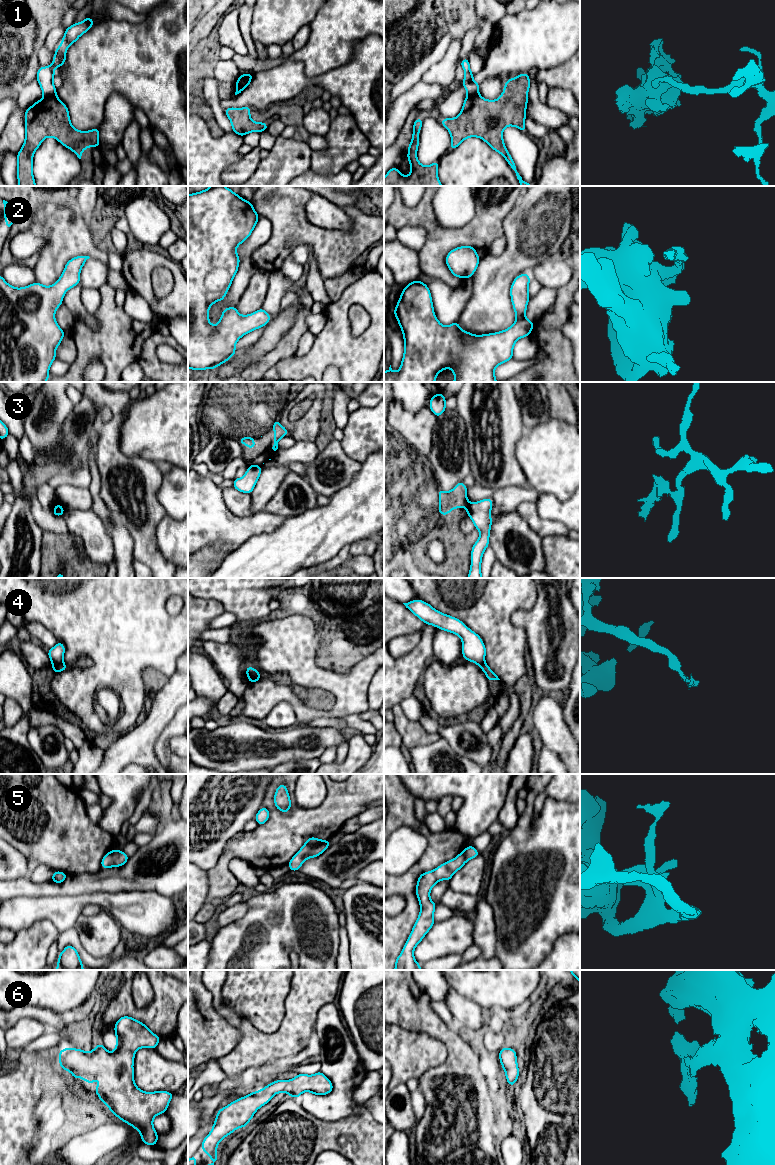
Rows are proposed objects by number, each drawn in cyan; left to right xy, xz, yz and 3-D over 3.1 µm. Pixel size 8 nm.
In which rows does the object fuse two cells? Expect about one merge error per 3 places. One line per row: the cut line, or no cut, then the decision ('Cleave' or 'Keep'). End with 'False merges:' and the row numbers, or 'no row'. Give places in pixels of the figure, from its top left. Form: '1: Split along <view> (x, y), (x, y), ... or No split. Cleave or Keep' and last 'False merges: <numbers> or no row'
1: Split along xy (55, 93), (44, 96). Cleave
2: No split. Keep
3: Split along yz (468, 503), (467, 512). Cleave
4: Split along xy (63, 662), (52, 666). Cleave
5: No split. Keep
6: No split. Keep
False merges: 1, 3, 4

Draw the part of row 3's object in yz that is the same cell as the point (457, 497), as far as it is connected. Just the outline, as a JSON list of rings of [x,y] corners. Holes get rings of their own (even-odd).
[[[459,482],[449,492],[438,489],[439,494],[439,515],[449,515],[451,509],[457,509],[462,506],[468,512],[469,504],[467,498],[467,487],[463,482]]]

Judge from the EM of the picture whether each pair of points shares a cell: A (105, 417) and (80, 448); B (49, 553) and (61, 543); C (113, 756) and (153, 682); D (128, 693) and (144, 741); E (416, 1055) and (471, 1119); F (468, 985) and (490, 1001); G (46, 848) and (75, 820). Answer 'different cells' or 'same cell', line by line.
A: different cells
B: same cell
C: different cells
D: different cells
E: different cells
F: same cell
G: same cell

